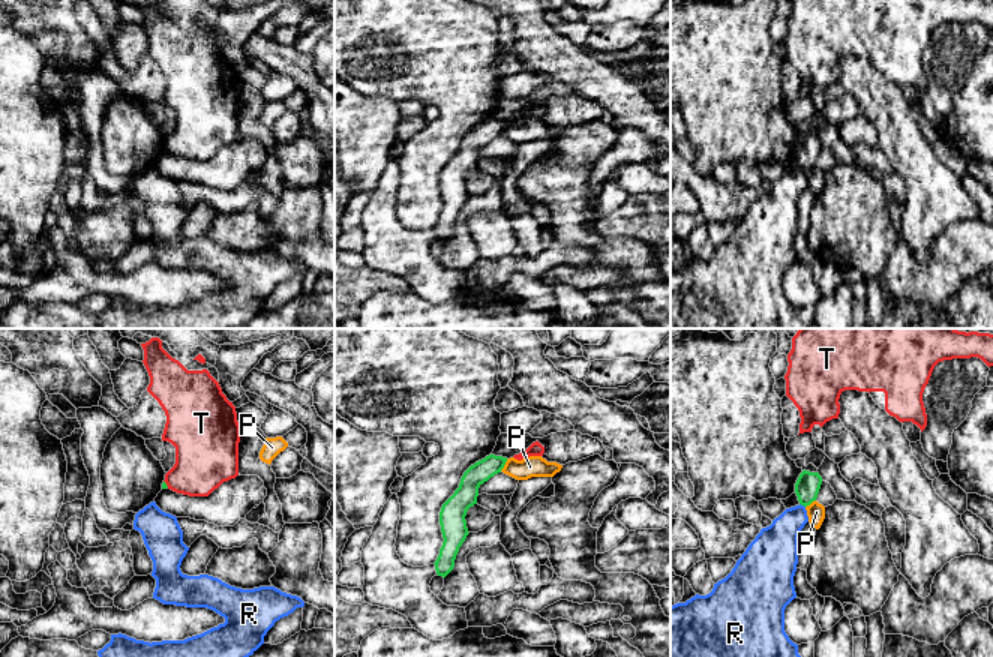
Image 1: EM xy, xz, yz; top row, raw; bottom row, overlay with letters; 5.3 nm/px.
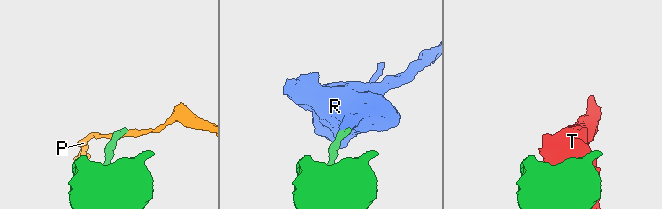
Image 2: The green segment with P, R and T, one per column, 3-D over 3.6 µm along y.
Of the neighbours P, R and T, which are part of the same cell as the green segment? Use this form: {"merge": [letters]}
{"merge": []}

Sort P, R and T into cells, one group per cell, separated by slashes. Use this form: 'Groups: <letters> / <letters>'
Groups: P / R / T

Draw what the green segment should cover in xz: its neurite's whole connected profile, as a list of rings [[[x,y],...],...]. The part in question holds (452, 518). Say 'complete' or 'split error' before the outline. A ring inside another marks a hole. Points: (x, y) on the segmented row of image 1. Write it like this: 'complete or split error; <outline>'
complete; [[[489,454],[471,465],[462,476],[459,488],[442,504],[440,512],[440,525],[442,532],[442,546],[436,558],[435,570],[438,576],[446,578],[454,567],[459,548],[465,542],[468,532],[466,512],[477,504],[478,488],[495,474],[501,472],[507,458]]]

